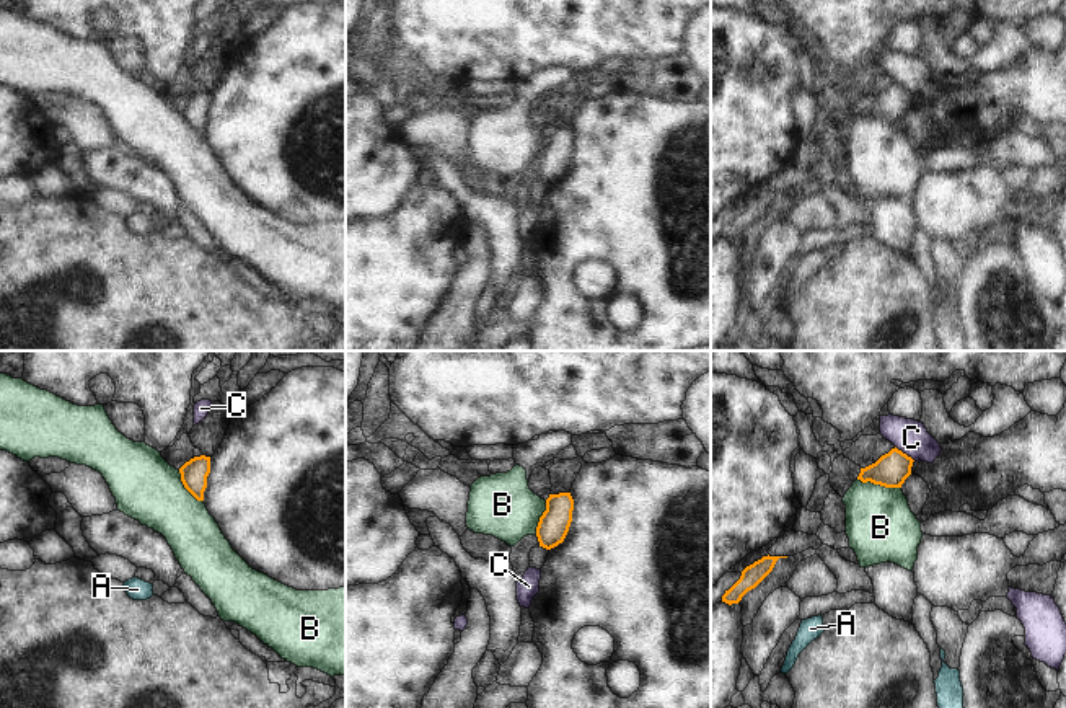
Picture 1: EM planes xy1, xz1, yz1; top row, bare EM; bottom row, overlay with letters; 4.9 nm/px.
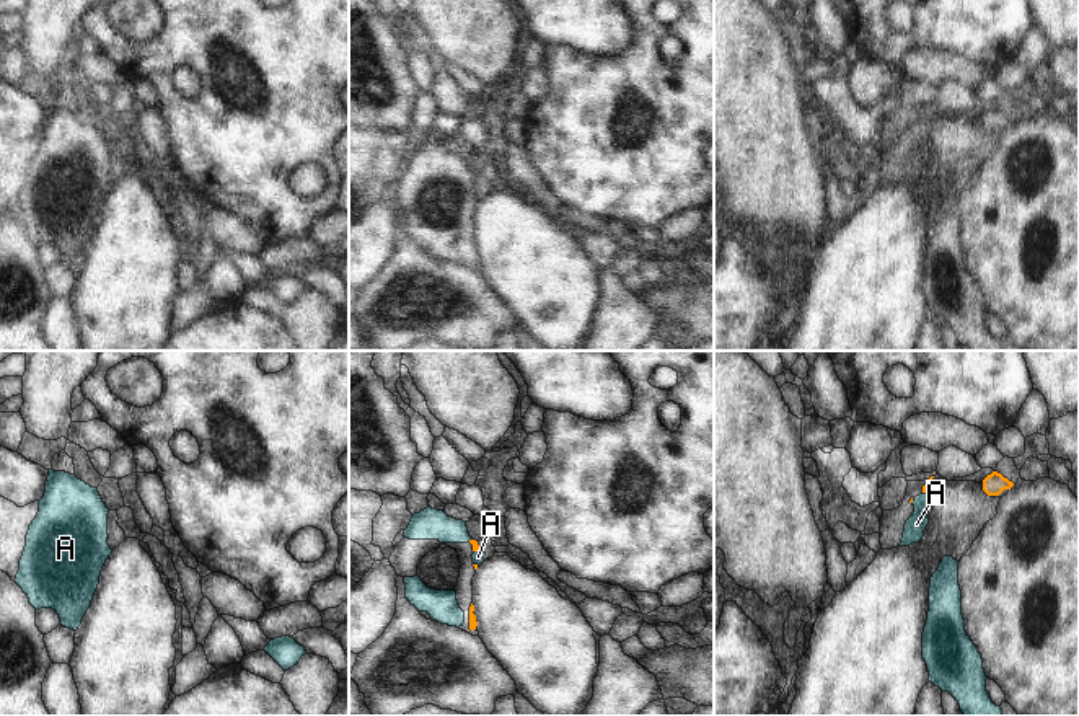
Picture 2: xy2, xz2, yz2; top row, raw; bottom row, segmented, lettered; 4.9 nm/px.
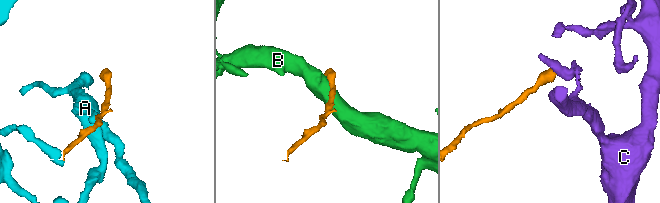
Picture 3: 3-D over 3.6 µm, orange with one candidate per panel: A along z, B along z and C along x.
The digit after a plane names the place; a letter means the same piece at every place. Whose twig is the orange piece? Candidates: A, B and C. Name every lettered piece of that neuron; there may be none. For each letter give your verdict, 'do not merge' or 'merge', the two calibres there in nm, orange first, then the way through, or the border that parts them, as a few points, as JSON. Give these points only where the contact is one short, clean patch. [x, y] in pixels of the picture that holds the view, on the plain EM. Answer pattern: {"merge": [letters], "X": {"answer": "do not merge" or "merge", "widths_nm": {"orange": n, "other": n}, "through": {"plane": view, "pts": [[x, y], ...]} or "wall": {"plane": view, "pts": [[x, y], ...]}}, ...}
{"merge": ["A"], "A": {"answer": "merge", "widths_nm": {"orange": 30, "other": 60}, "through": {"plane": "xz2", "pts": [[473, 176], [476, 185], [478, 191]]}}, "B": {"answer": "do not merge", "widths_nm": {"orange": 170, "other": 340}, "wall": {"plane": "yz1", "pts": [[858, 113], [900, 123]]}}, "C": {"answer": "do not merge", "widths_nm": {"orange": 170, "other": 170}, "wall": {"plane": "yz1", "pts": [[895, 80], [915, 95]]}}}

